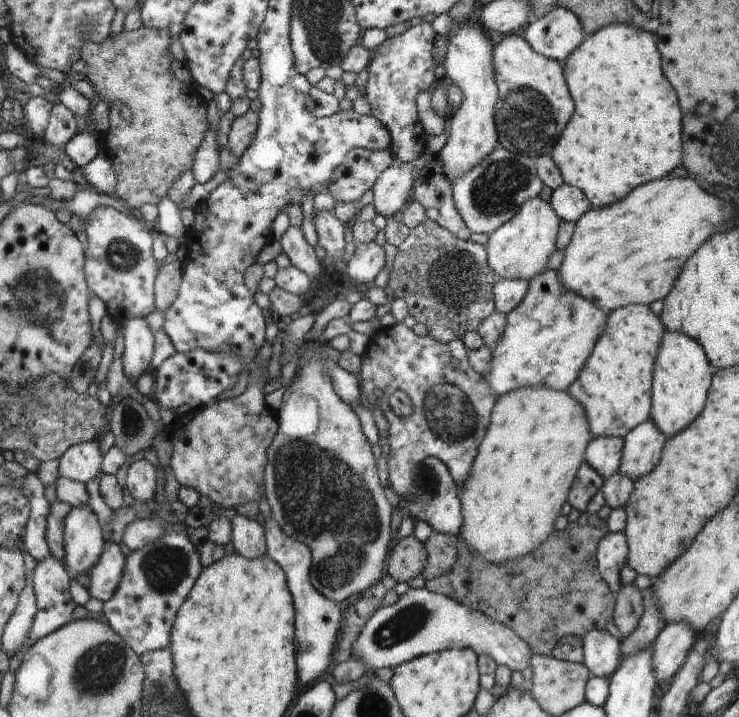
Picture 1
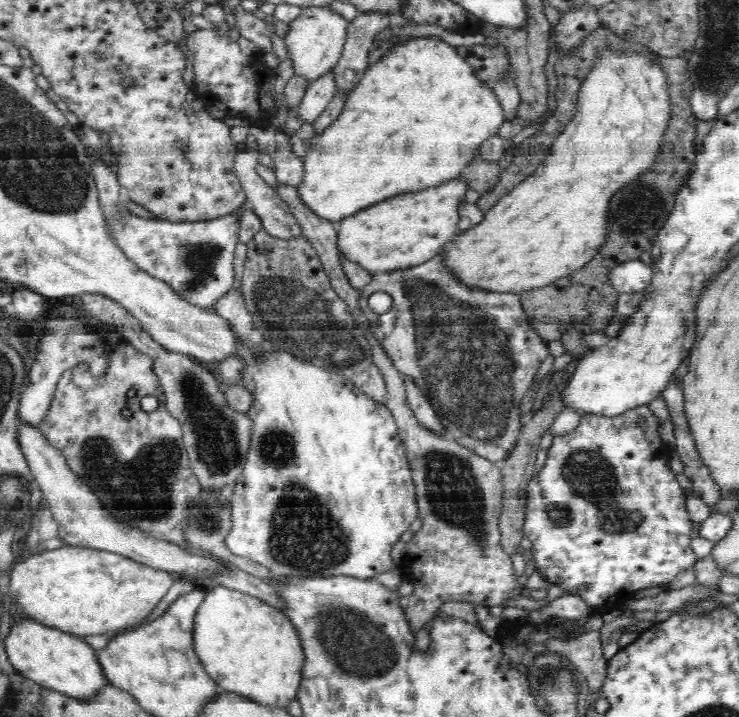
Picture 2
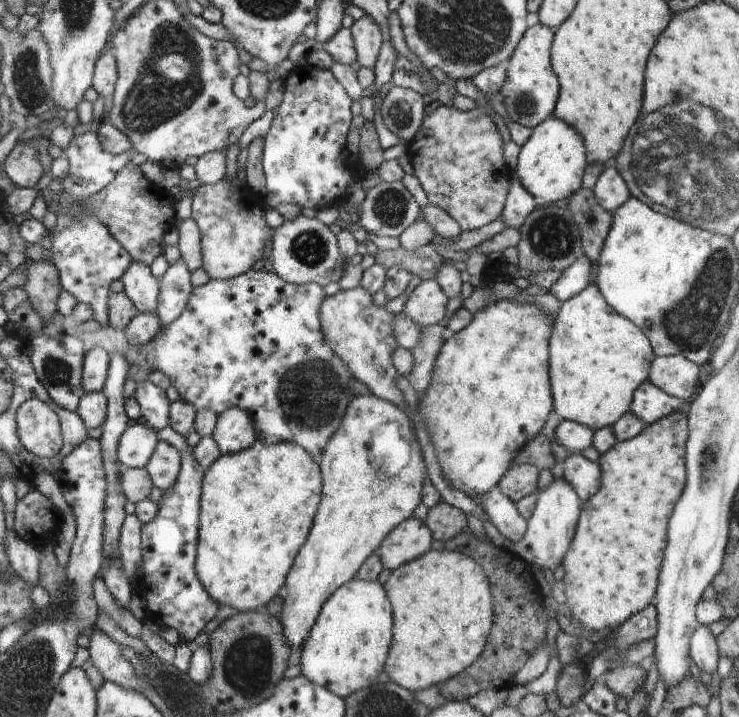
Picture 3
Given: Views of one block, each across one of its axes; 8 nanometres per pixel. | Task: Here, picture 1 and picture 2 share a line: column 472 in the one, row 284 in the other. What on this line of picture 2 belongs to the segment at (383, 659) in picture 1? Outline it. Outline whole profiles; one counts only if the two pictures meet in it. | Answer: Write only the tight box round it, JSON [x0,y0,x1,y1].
[608,259,652,293]

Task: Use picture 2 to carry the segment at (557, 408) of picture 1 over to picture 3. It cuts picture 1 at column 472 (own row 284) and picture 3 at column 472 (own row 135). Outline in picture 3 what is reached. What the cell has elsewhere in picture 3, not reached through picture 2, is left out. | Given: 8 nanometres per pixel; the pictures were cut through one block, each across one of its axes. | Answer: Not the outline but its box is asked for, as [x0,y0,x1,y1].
[384,546,492,692]

